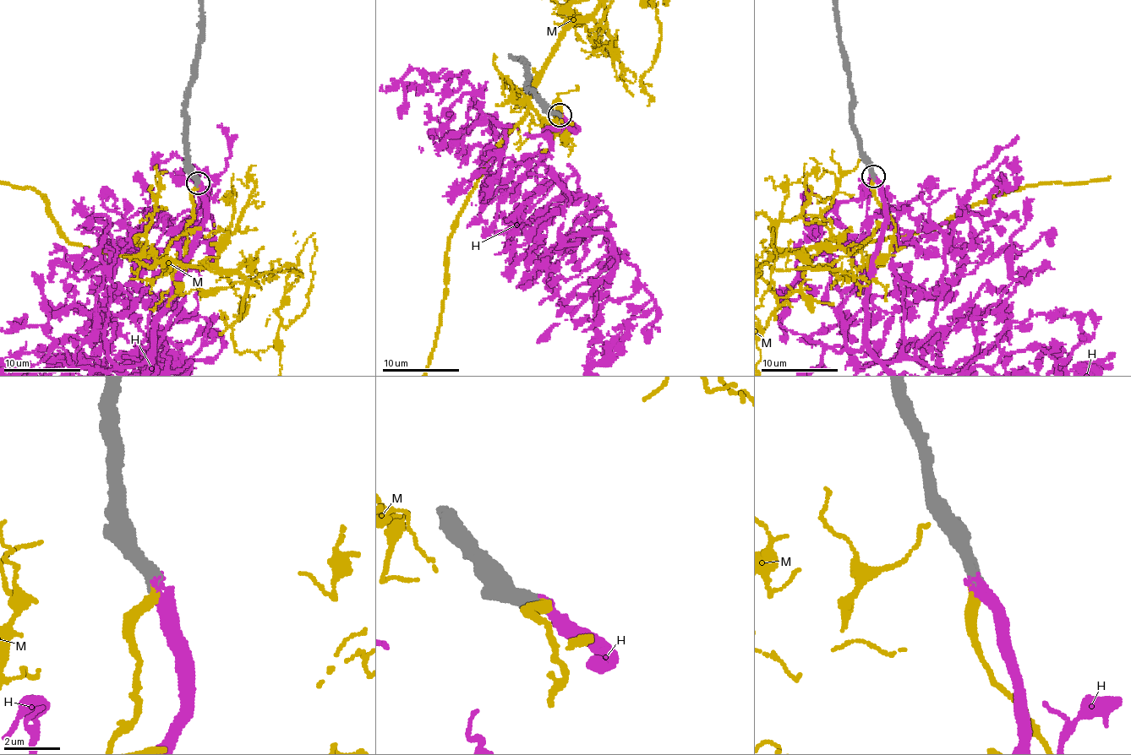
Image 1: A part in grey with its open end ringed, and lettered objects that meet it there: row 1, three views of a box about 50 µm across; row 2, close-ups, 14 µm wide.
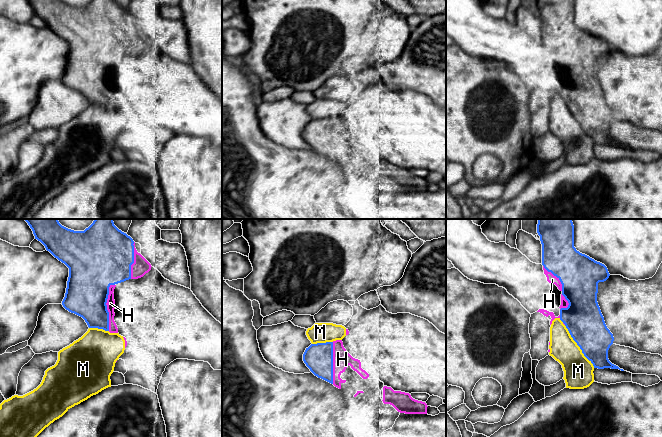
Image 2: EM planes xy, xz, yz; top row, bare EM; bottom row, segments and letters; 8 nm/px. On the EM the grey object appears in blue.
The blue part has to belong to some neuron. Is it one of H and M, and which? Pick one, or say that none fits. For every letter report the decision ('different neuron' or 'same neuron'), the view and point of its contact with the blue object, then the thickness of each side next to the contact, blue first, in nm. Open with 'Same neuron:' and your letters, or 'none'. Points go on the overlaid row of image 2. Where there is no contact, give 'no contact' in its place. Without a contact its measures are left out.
Same neuron: H
H: same neuron; meets blue in xy at (106, 306); 340 nm thick on the blue side, 70 nm on the other
M: different neuron; meets blue in yz at (578, 345); 300 nm thick on the blue side, 240 nm on the other

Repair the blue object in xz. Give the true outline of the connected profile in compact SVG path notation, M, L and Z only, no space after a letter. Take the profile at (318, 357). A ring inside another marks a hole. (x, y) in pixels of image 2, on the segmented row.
M336 340L333 342L311 344L306 348L303 354L303 361L310 371L317 376L335 387L341 389L341 384L346 380L342 380L340 375L345 372L346 368L350 365L351 368L356 371L363 379L367 379L369 374L361 368L361 362L358 359L353 358L344 348L342 340Z

